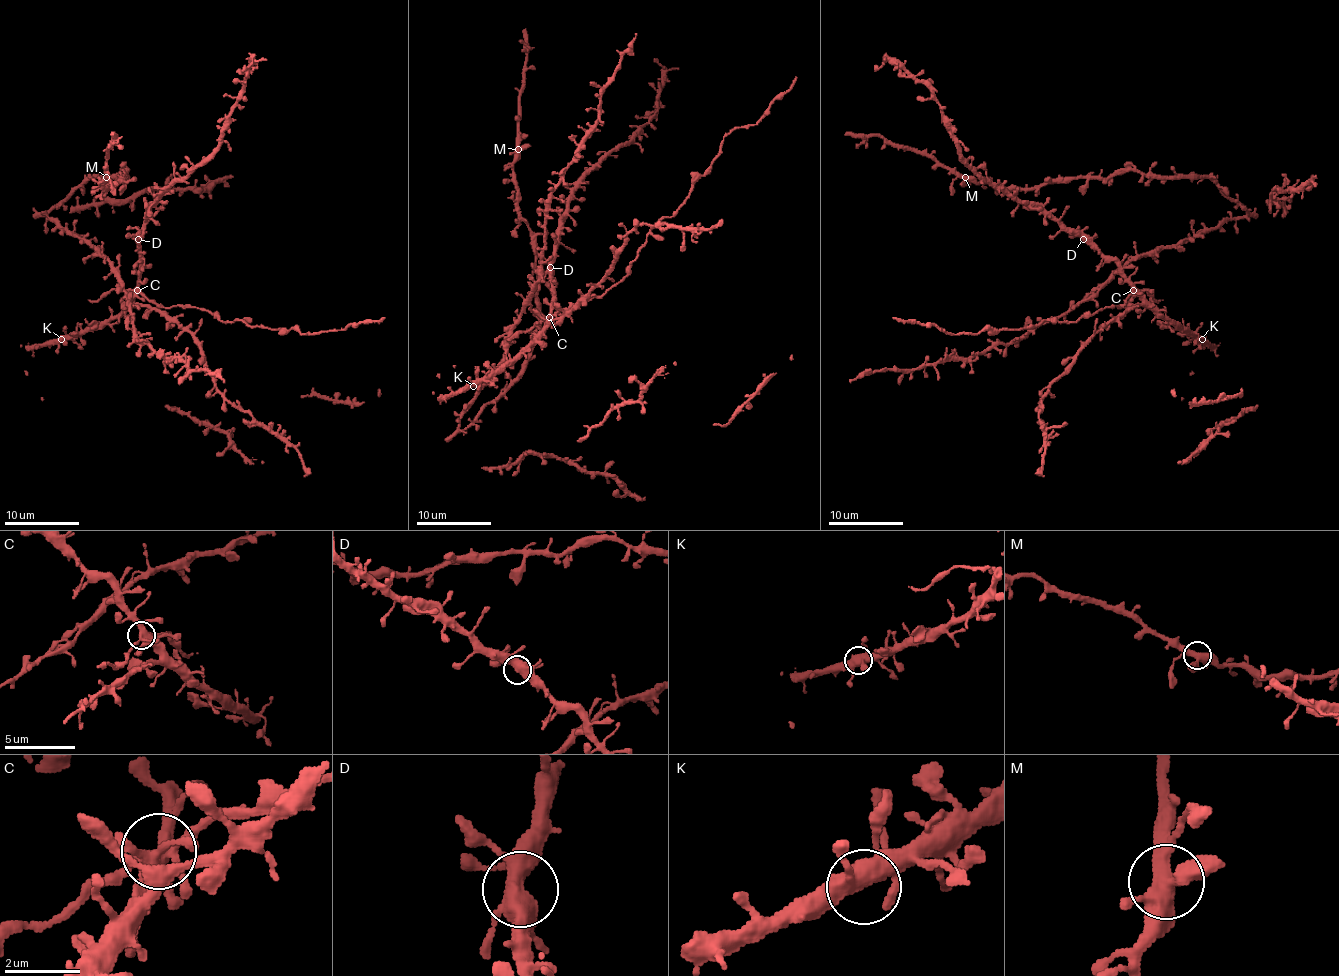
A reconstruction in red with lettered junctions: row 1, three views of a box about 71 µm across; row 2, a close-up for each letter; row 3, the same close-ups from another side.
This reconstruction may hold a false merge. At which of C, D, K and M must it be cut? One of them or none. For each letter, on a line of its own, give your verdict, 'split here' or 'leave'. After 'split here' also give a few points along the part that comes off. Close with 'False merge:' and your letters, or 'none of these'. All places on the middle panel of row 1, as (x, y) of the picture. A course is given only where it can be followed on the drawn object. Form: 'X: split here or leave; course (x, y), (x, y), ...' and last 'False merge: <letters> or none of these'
C: leave
D: leave
K: leave
M: leave
False merge: none of these

